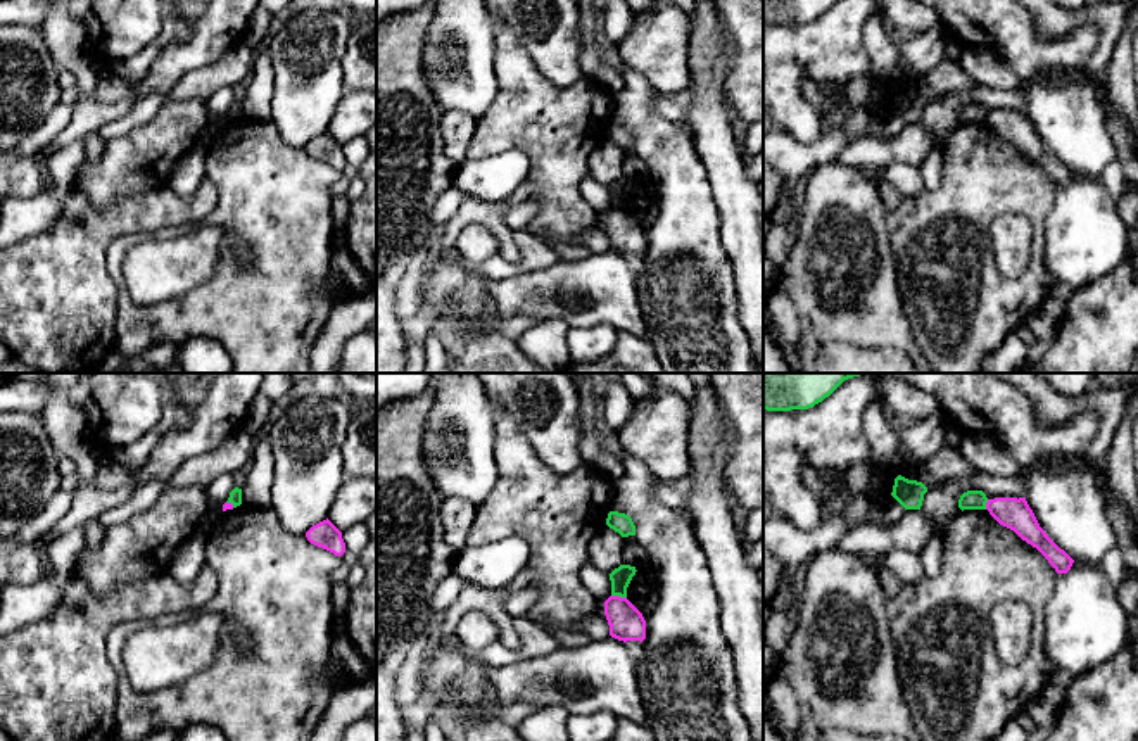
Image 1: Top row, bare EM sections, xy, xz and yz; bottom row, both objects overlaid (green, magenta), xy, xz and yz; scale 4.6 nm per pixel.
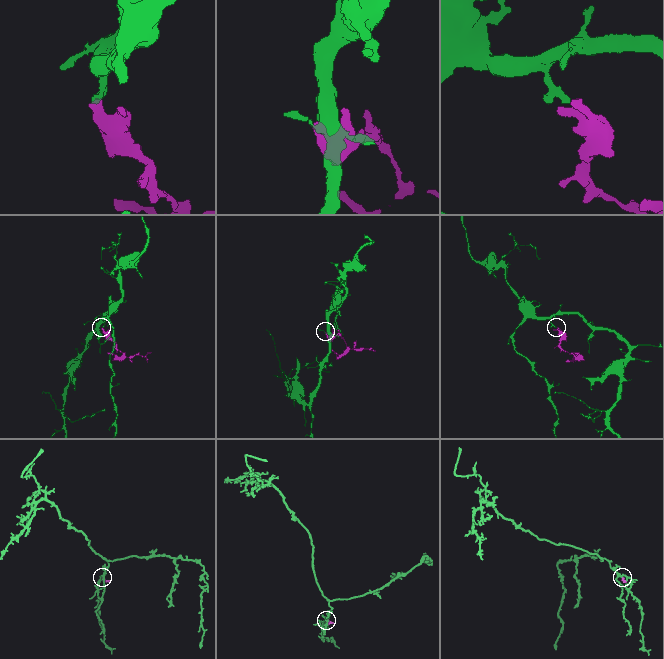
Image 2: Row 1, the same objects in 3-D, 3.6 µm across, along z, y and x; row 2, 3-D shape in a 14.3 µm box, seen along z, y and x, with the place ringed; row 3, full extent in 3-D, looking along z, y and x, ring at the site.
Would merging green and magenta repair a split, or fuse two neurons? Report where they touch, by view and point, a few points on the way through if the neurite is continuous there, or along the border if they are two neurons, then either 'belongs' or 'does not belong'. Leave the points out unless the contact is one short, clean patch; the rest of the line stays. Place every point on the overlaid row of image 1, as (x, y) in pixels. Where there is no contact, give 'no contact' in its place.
contact xz (619, 595); border xz (612, 595), (625, 598); does not belong

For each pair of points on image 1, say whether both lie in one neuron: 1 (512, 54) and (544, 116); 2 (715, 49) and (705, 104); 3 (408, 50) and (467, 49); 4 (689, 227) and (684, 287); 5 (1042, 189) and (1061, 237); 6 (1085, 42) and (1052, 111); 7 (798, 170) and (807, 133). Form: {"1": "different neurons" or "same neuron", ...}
{"1": "same neuron", "2": "same neuron", "3": "different neurons", "4": "same neuron", "5": "different neurons", "6": "different neurons", "7": "different neurons"}

